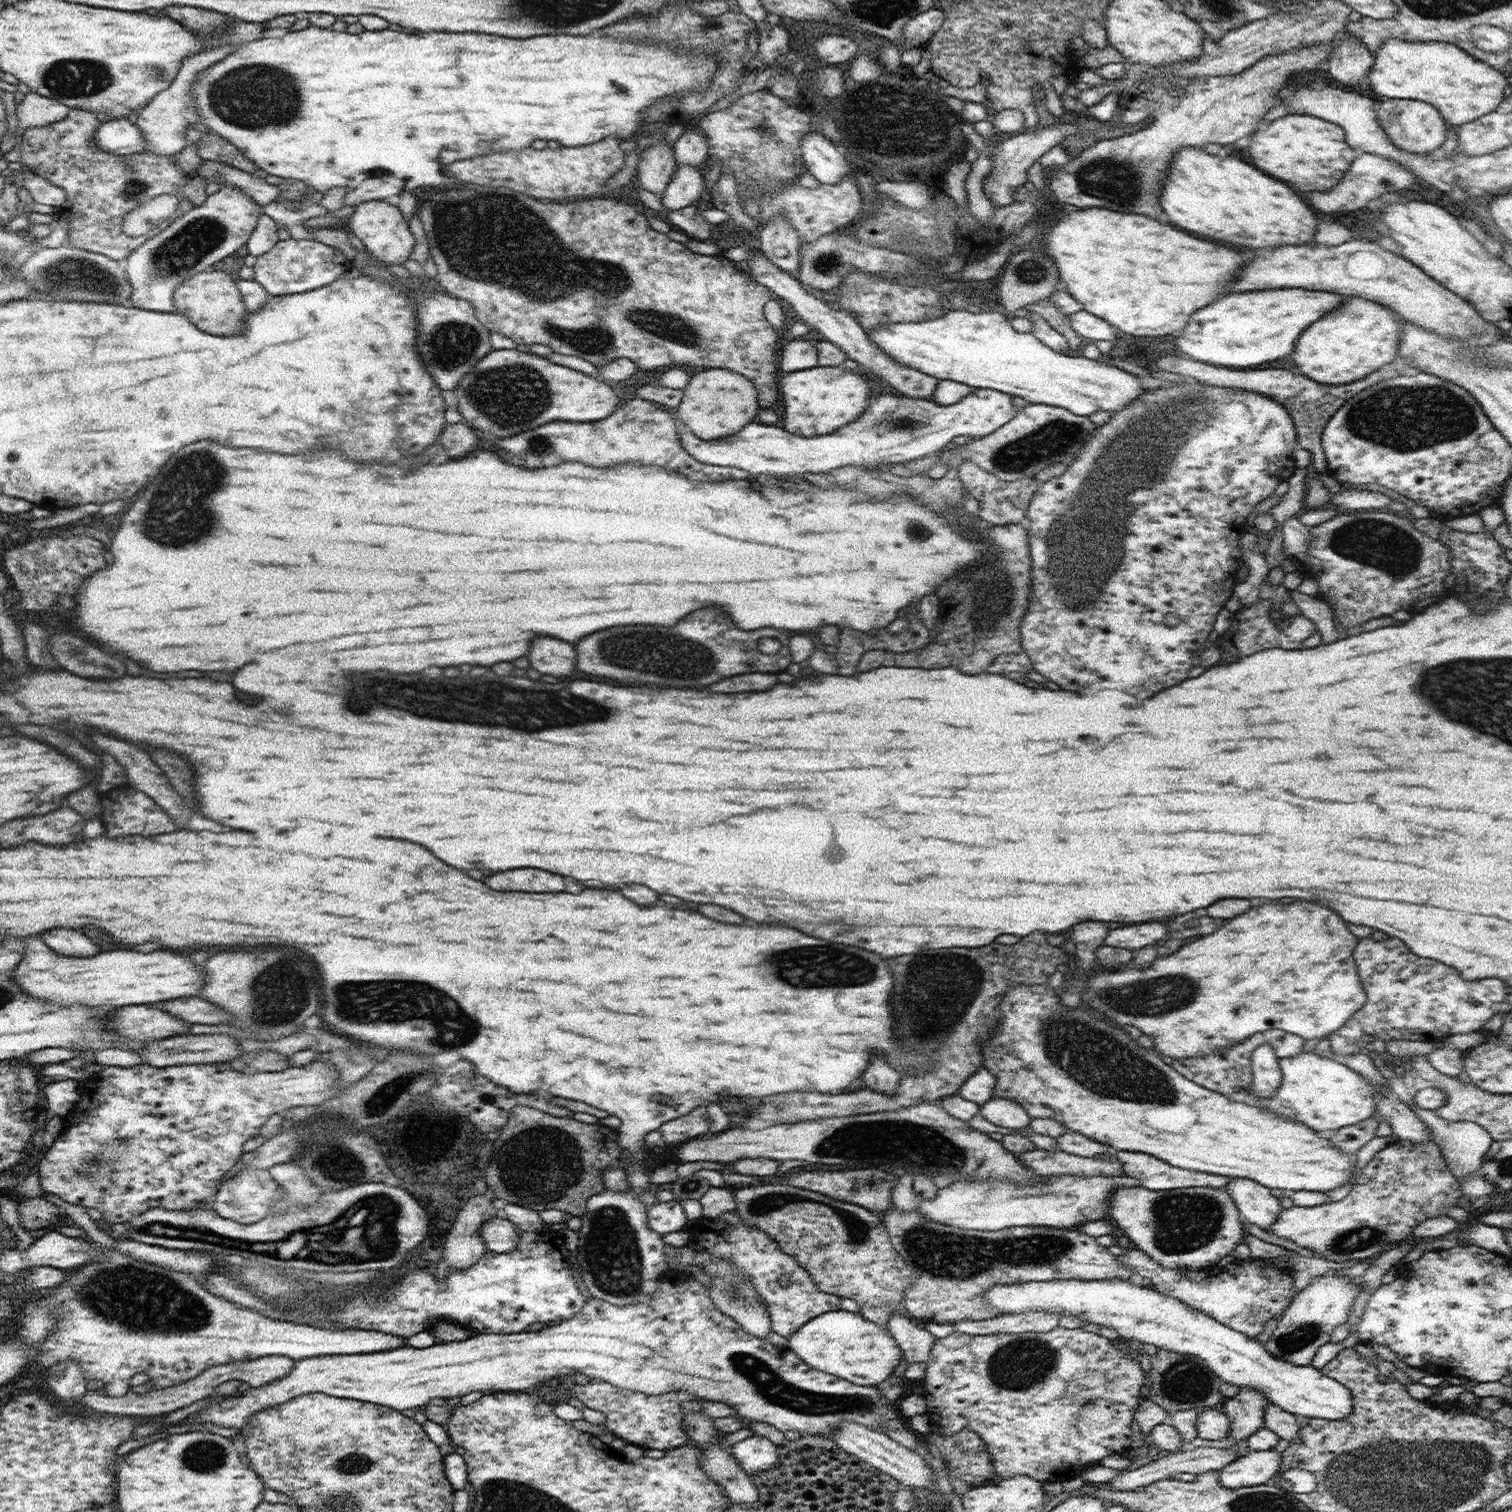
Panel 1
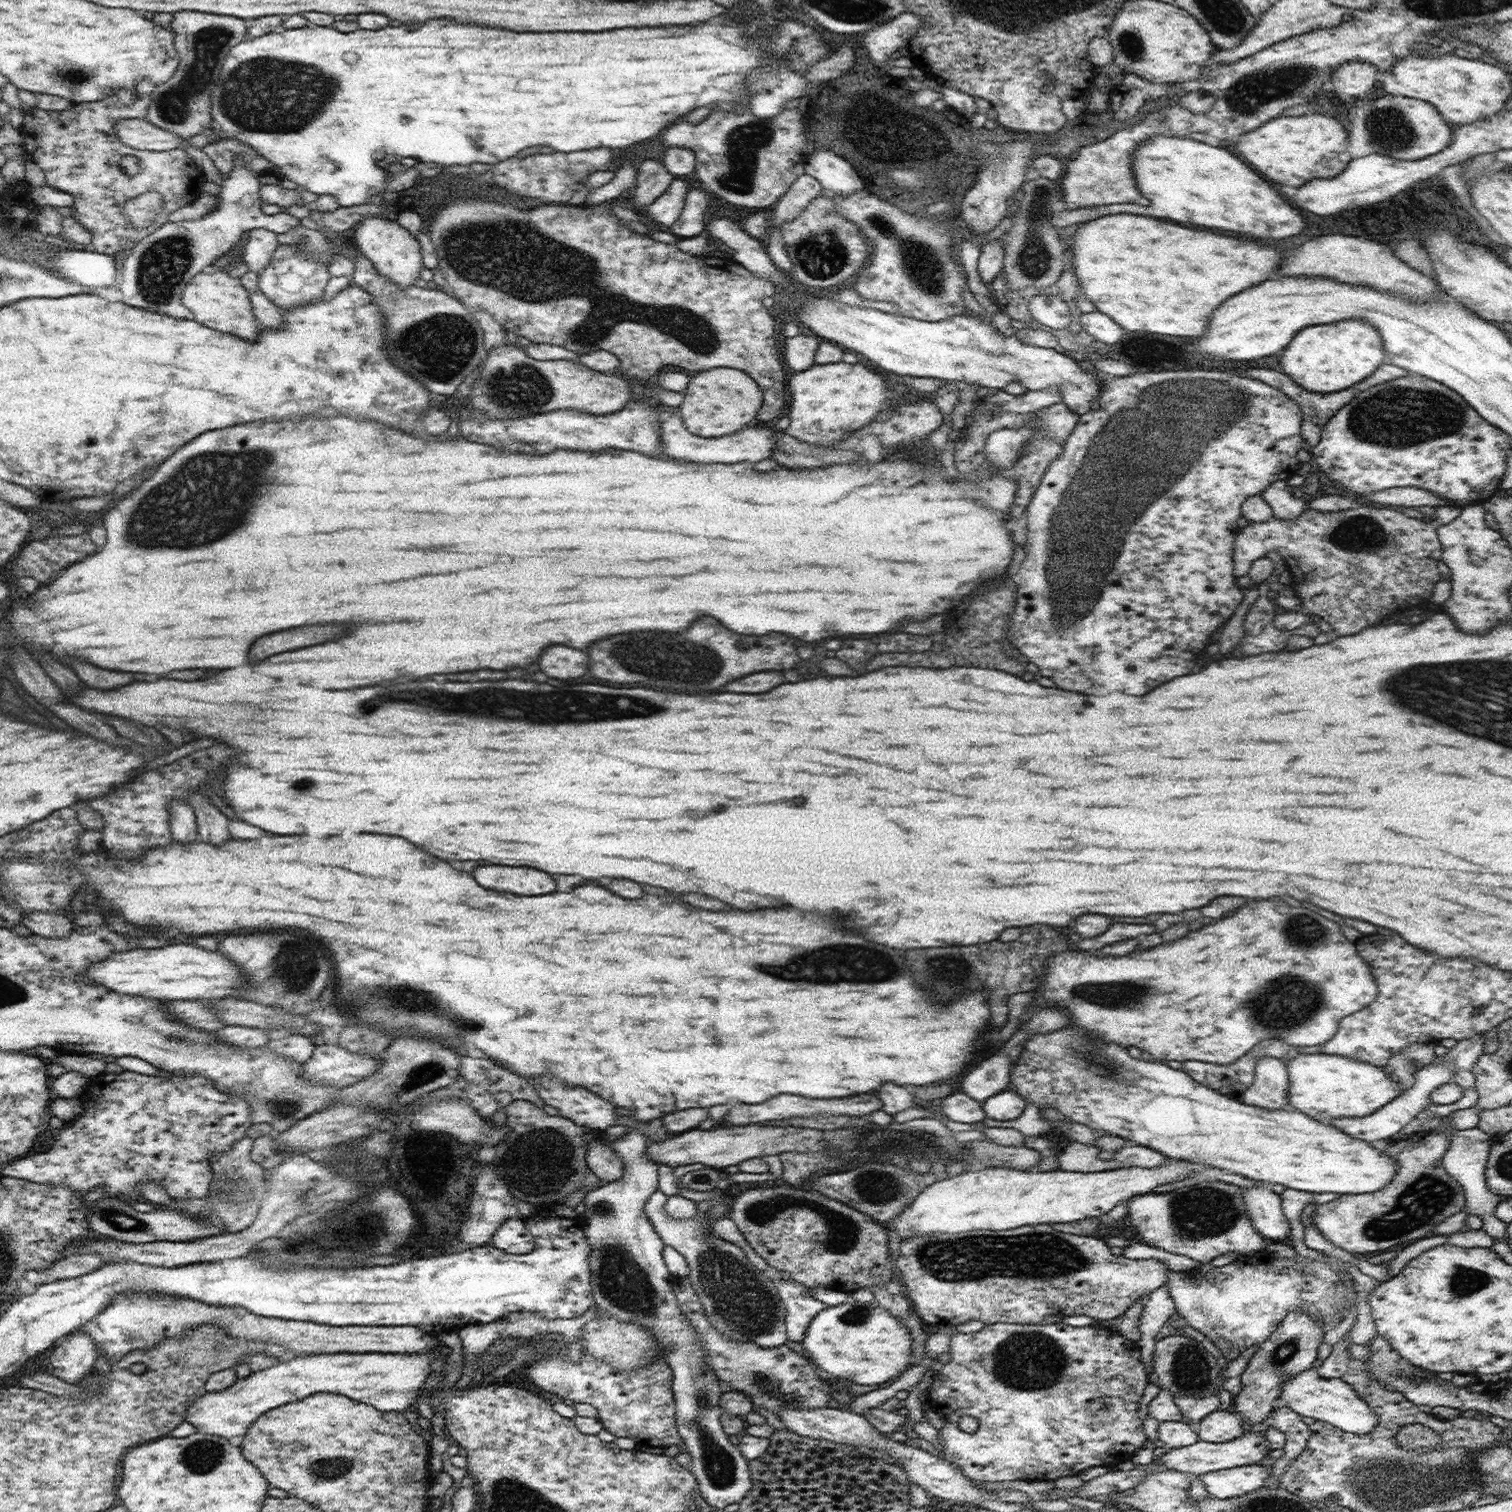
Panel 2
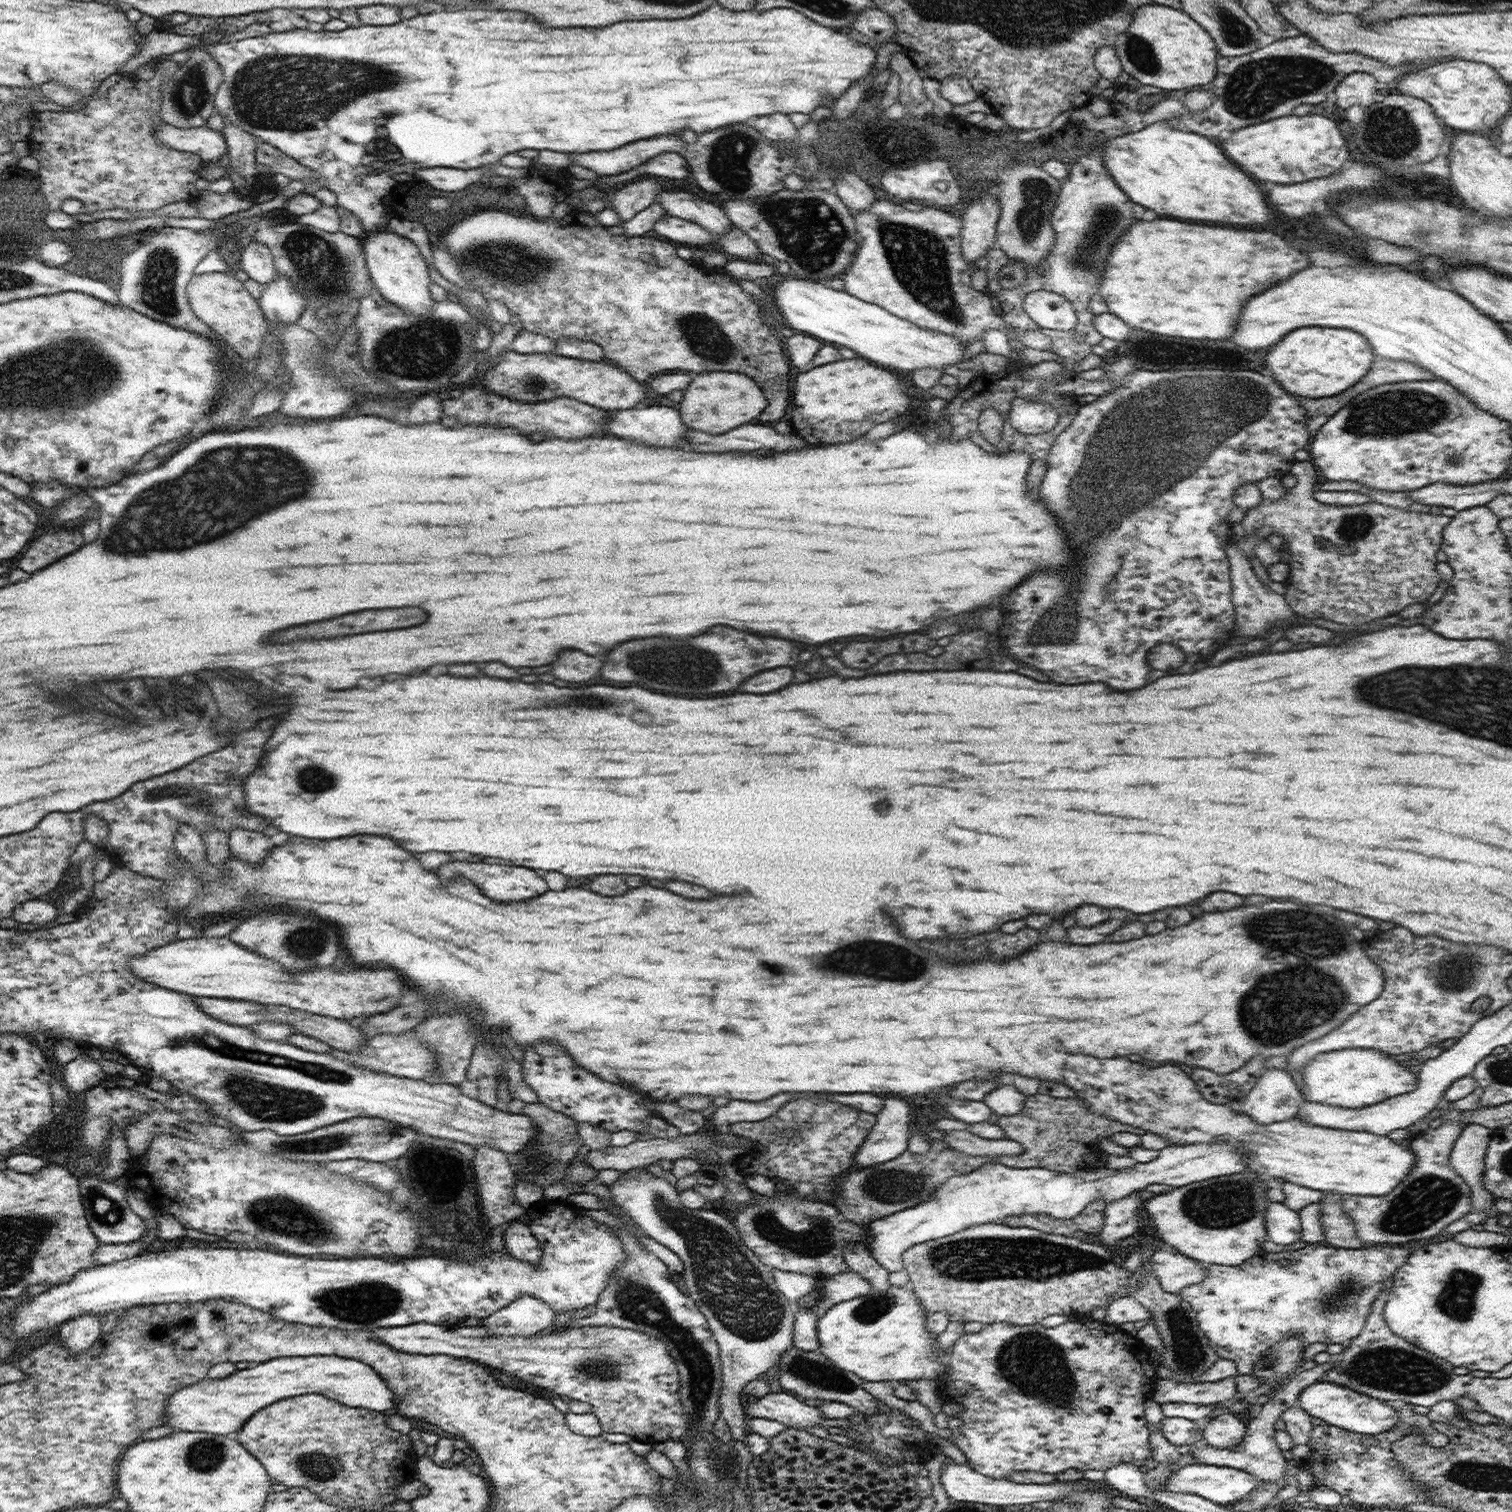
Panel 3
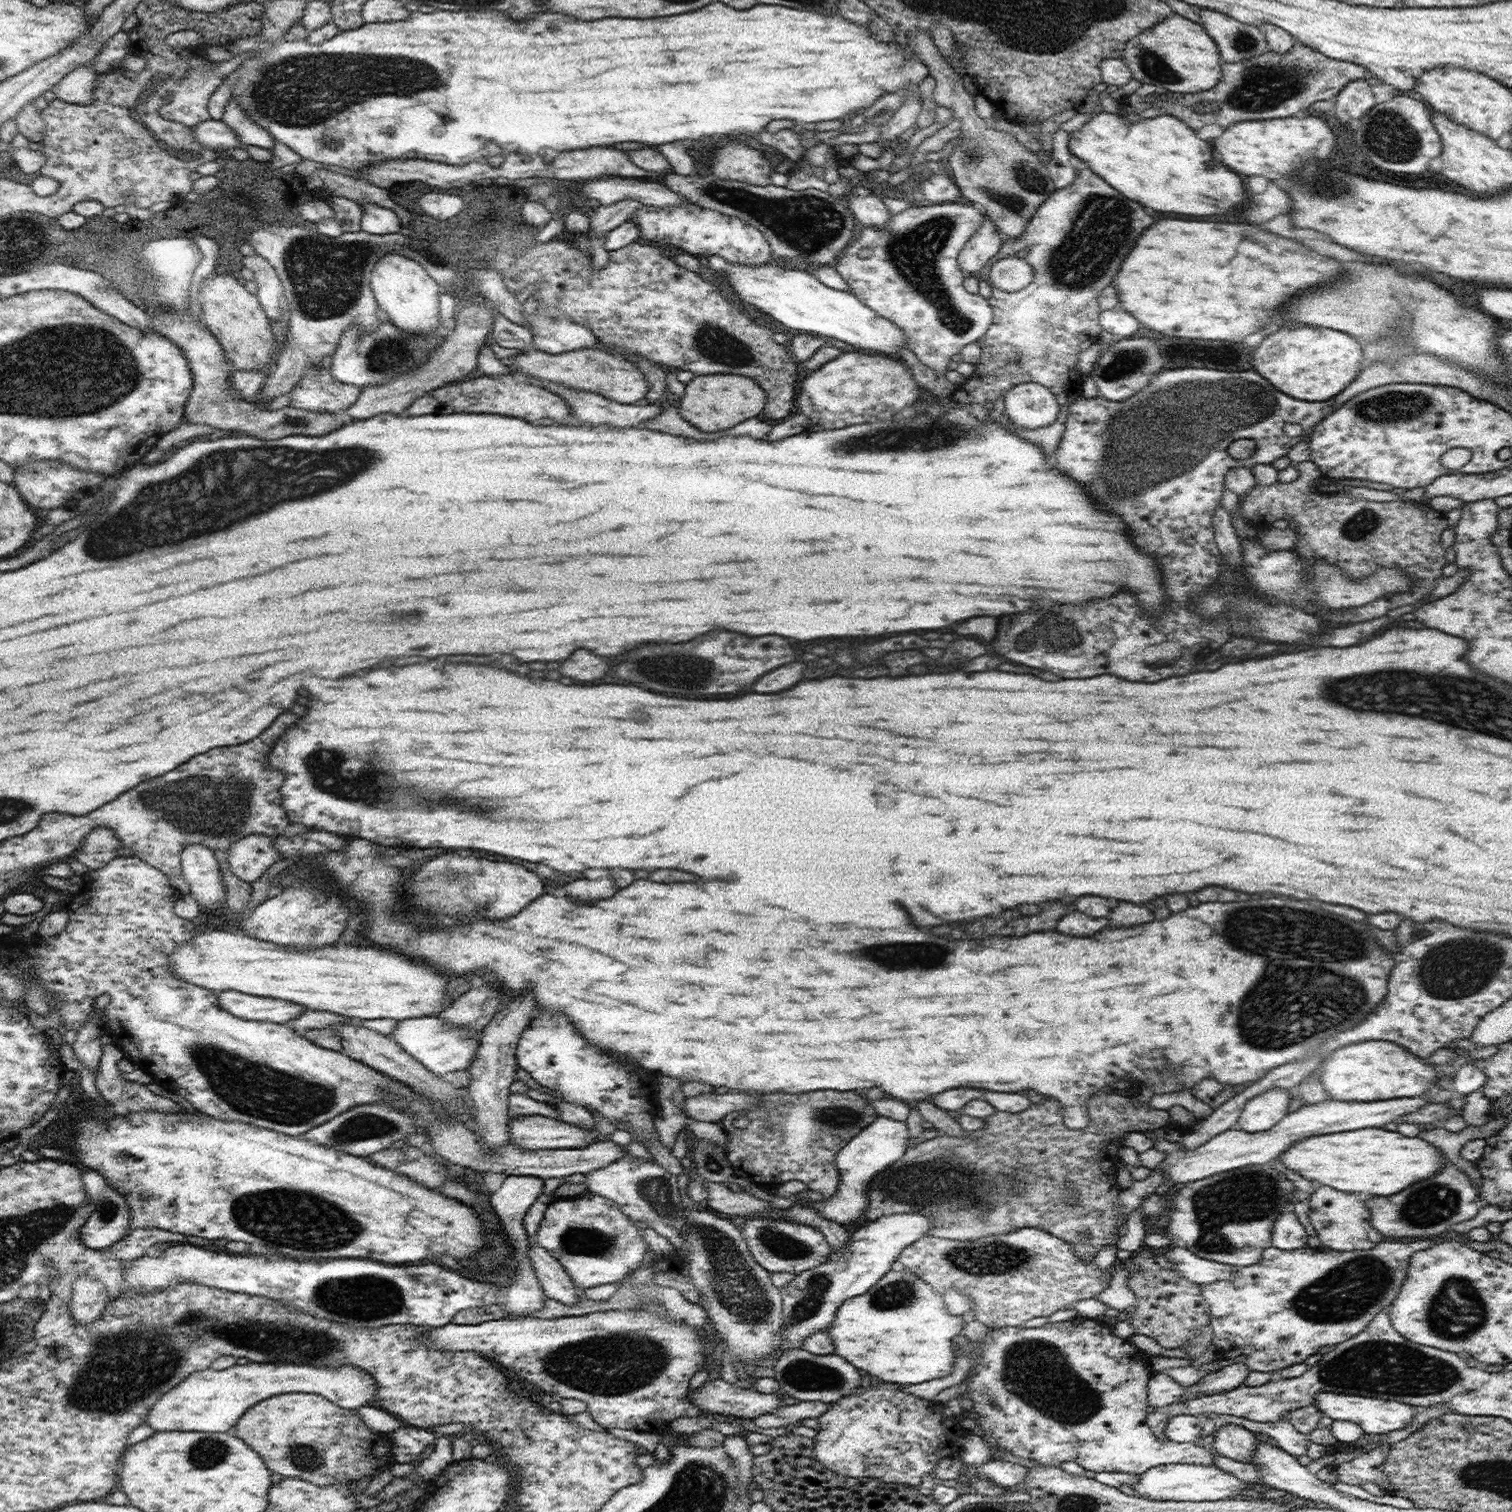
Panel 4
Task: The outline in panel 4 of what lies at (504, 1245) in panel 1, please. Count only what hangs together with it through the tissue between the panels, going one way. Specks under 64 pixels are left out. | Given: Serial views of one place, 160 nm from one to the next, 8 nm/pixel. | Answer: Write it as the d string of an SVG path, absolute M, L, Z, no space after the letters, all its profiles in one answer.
M529 1242L528 1256L532 1262L538 1282L547 1299L556 1299L571 1305L580 1296L576 1291L571 1276L542 1245L531 1245Z

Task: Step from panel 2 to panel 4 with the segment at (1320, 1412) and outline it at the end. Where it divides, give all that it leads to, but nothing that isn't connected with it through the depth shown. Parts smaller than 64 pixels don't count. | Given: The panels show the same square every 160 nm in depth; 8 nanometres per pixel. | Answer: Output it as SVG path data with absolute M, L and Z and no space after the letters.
M1317 1392L1315 1405L1332 1420L1349 1420L1362 1427L1364 1433L1382 1434L1400 1430L1410 1424L1421 1409L1411 1404L1404 1404L1397 1400L1380 1400L1367 1396L1350 1396L1337 1392Z

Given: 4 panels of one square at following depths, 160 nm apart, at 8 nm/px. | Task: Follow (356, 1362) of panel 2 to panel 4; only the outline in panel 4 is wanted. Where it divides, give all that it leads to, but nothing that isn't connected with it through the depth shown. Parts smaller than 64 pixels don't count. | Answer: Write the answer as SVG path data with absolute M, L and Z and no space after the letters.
M250 1361L226 1370L194 1371L172 1390L161 1395L154 1403L146 1424L155 1431L230 1432L240 1417L264 1398L286 1392L312 1392L320 1394L340 1408L356 1409L374 1402L379 1386L377 1380L362 1368L326 1366L298 1366L298 1364L266 1364Z

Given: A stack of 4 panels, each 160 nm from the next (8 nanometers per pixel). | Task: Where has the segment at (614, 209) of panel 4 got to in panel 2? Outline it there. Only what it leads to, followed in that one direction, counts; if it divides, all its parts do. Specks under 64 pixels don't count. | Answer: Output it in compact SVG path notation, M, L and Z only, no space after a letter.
M643 158L637 170L636 187L634 188L633 198L636 199L636 204L638 206L652 204L666 190L669 190L674 179L675 176L668 172L659 158Z

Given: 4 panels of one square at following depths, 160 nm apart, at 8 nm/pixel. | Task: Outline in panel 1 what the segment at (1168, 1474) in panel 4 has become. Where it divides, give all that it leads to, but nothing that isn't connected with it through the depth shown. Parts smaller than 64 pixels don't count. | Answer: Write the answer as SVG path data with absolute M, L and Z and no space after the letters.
M1272 1450L1250 1451L1240 1455L1228 1466L1219 1470L1220 1484L1224 1488L1256 1487L1275 1479L1280 1470L1283 1455Z

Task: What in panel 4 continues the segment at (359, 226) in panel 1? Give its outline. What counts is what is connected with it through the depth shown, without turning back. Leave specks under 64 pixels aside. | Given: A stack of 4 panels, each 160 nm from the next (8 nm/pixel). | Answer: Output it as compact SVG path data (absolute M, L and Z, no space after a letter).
M395 252L381 256L371 272L371 287L381 313L398 328L415 335L429 335L438 330L441 286L419 262Z

